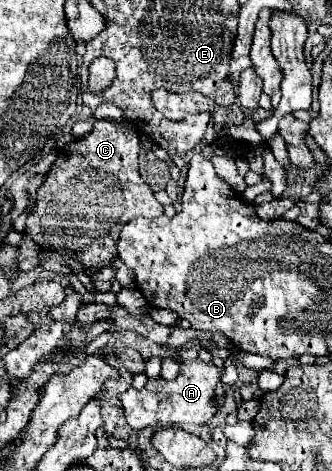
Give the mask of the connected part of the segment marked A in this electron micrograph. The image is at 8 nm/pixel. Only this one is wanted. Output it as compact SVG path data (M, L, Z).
M196 359L196 361L182 361L180 375L174 381L164 381L156 377L156 379L150 379L146 387L140 391L130 387L126 393L120 395L126 425L134 431L142 431L144 427L150 427L150 425L170 427L170 425L186 425L186 423L194 423L194 425L208 423L216 413L212 399L214 399L214 389L216 389L216 383L220 381L220 375L222 375L220 367Z

